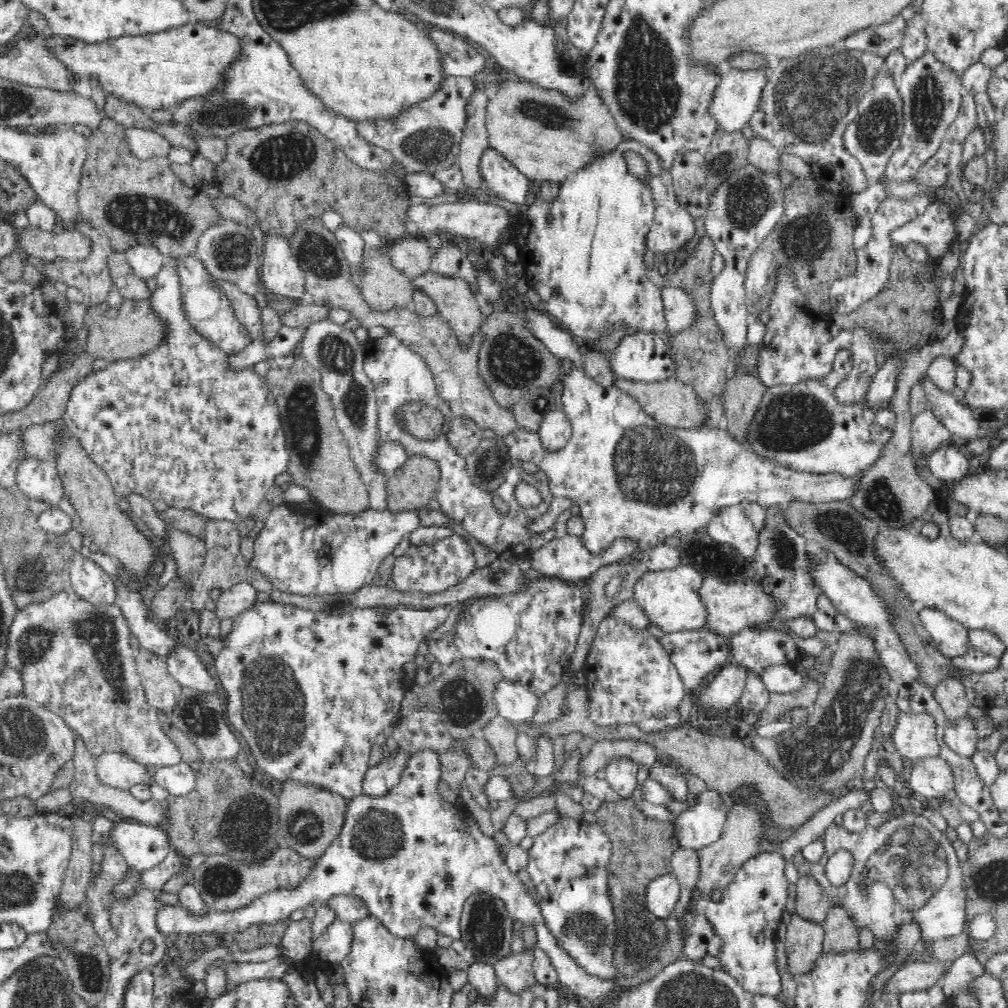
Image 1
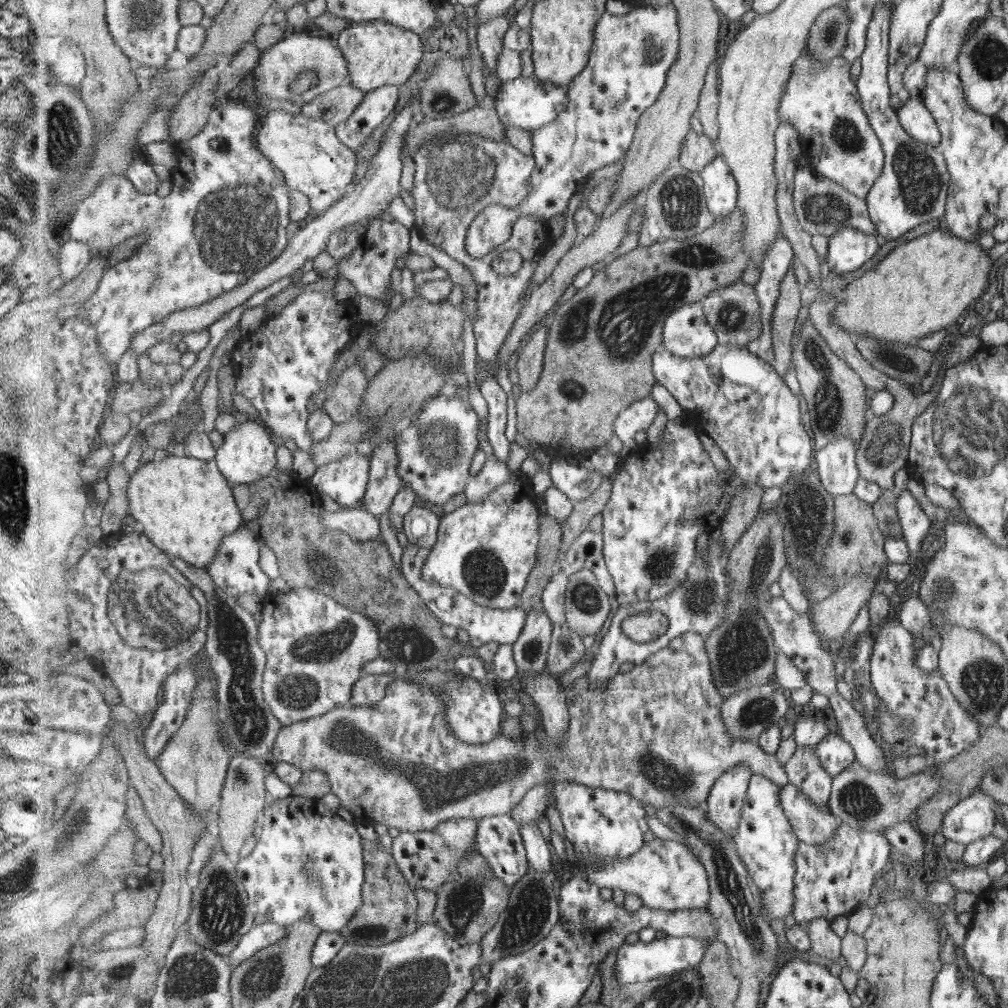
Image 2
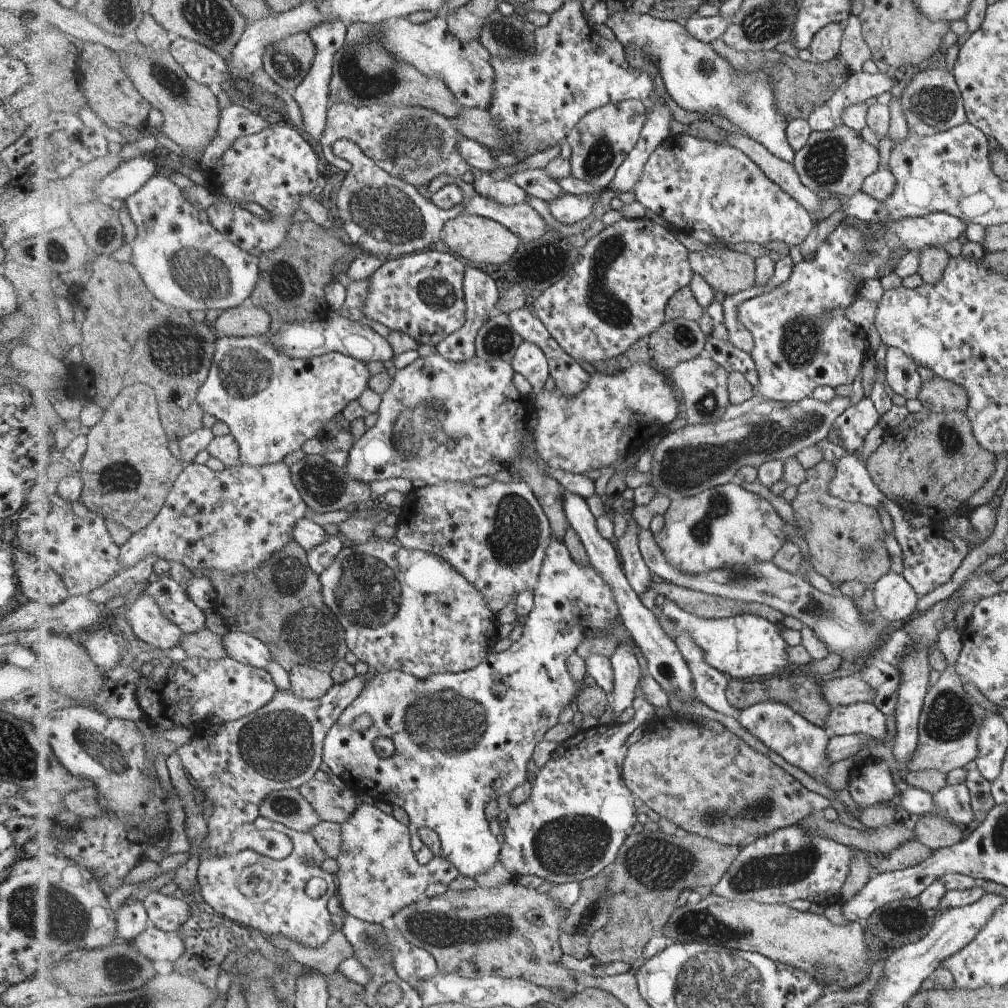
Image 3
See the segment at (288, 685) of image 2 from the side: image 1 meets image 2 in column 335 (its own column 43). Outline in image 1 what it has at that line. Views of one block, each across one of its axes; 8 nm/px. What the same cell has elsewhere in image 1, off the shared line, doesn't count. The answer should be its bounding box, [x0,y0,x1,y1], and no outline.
[4,589,181,768]

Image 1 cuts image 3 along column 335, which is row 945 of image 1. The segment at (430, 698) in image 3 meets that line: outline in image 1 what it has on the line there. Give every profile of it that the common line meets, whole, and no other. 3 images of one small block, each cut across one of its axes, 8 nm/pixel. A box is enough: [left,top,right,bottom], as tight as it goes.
[703,851,788,997]

